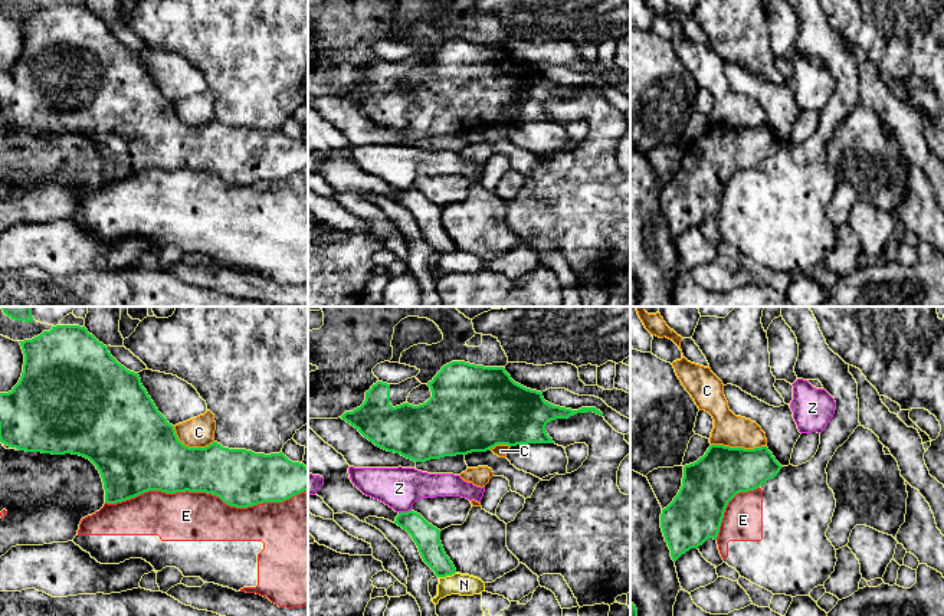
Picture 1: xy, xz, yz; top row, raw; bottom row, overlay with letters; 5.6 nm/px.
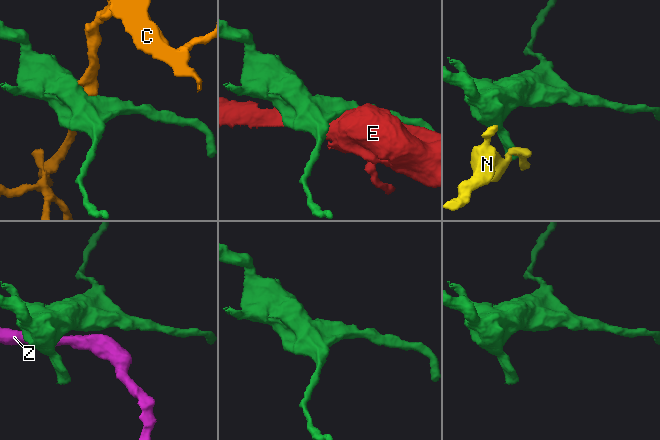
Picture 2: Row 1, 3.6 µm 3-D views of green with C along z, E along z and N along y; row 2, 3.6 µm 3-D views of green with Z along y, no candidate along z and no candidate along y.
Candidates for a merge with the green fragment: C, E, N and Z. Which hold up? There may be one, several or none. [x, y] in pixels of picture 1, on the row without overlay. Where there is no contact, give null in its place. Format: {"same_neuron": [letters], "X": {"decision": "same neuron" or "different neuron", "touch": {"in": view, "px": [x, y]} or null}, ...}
{"same_neuron": [], "C": {"decision": "different neuron", "touch": {"in": "yz", "px": [738, 125]}}, "E": {"decision": "different neuron", "touch": {"in": "xy", "px": [206, 170]}}, "N": {"decision": "different neuron", "touch": {"in": "xz", "px": [446, 252]}}, "Z": {"decision": "different neuron", "touch": {"in": "xz", "px": [405, 190]}}}

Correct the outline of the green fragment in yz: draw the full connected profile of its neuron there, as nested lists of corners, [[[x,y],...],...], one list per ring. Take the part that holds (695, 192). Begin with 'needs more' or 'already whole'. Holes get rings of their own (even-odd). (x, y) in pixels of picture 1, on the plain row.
already whole; [[[711,122],[702,135],[685,142],[681,167],[661,191],[661,206],[672,237],[698,226],[708,216],[717,217],[728,180],[740,170],[760,166],[777,154],[781,145],[767,124],[744,127],[724,122]]]

